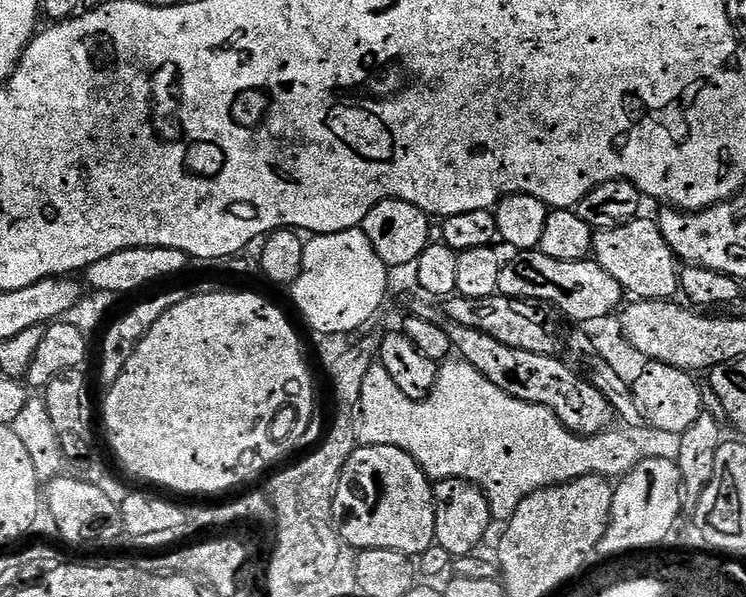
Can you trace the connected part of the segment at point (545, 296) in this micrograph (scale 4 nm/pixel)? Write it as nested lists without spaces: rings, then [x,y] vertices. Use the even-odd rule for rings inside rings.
[[[539,250],[521,252],[513,257],[509,264],[507,261],[500,269],[499,295],[553,304],[562,315],[575,320],[577,325],[582,325],[590,318],[619,313],[625,303],[623,286],[611,274],[606,274],[595,258],[562,262],[558,258],[546,258],[546,254]]]

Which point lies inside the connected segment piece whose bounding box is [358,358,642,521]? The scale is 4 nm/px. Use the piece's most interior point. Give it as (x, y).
(467, 428)

